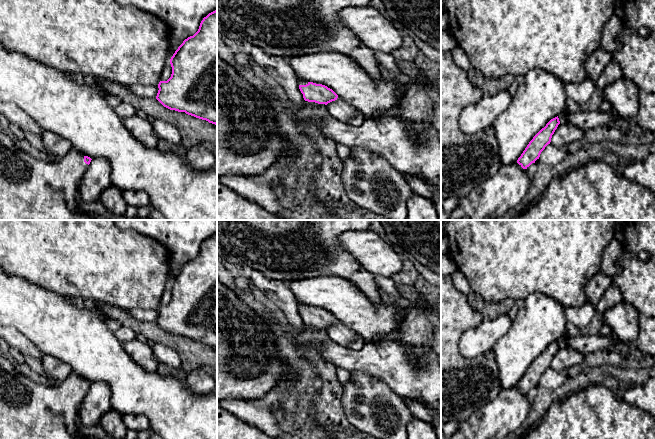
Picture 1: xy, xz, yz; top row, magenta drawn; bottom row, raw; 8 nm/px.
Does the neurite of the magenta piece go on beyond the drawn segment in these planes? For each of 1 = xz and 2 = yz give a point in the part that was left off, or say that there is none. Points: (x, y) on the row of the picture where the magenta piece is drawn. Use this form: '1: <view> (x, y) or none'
1: xz (300, 82)
2: none

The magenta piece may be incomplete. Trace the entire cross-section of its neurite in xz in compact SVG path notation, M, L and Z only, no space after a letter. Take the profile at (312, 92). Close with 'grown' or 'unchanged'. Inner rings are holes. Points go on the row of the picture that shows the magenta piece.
M298 79L298 85L304 100L308 102L327 105L338 98L338 95L332 89L322 84Z | grown

